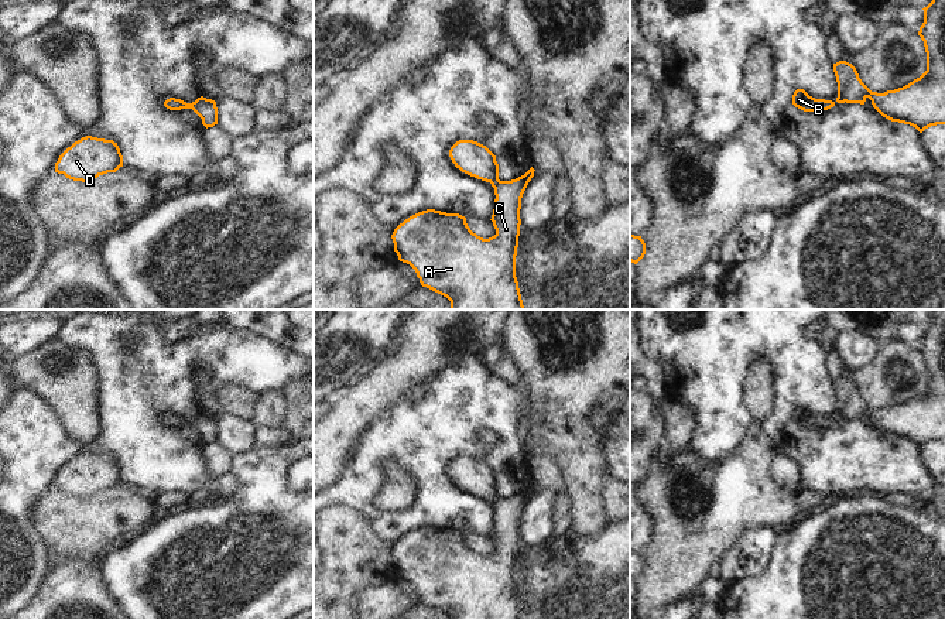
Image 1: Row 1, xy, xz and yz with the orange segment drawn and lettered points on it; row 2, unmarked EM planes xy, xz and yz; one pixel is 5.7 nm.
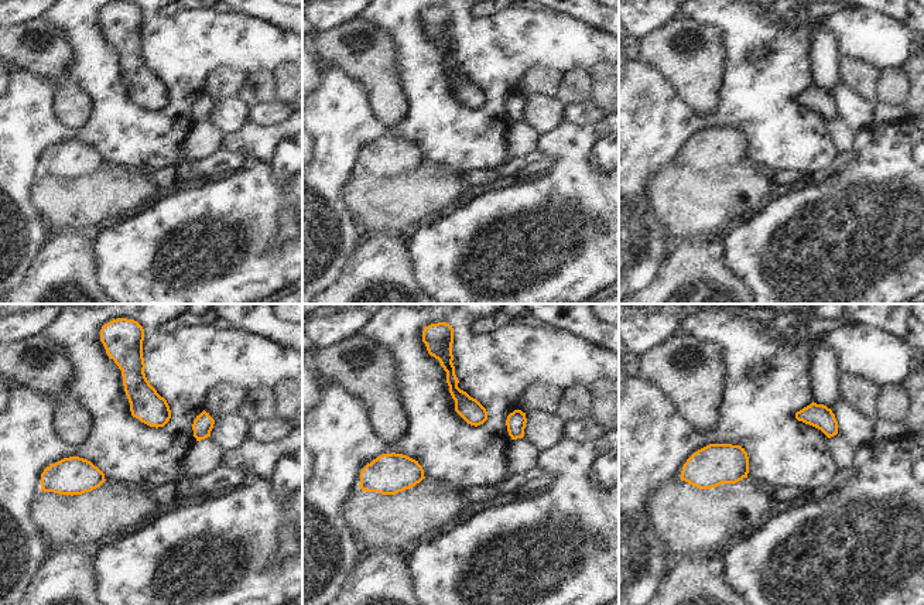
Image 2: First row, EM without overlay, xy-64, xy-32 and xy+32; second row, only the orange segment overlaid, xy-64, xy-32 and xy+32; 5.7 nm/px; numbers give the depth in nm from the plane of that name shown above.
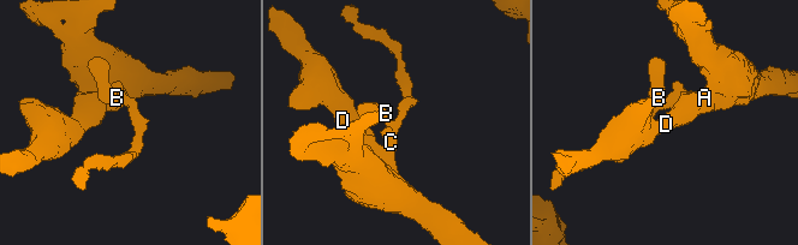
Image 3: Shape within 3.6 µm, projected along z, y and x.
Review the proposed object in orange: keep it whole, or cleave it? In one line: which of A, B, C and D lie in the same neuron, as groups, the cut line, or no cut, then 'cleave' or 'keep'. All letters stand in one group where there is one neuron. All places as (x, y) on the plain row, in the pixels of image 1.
A B C D; no cut; keep

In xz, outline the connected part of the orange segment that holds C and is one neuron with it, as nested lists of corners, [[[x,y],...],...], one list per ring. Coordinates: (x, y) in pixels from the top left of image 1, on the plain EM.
[[[473,456],[456,458],[449,473],[462,489],[494,505],[490,537],[496,551],[483,555],[470,547],[465,533],[427,526],[394,546],[398,577],[415,586],[422,603],[451,619],[523,619],[516,594],[520,526],[535,486],[500,497],[496,472]]]

